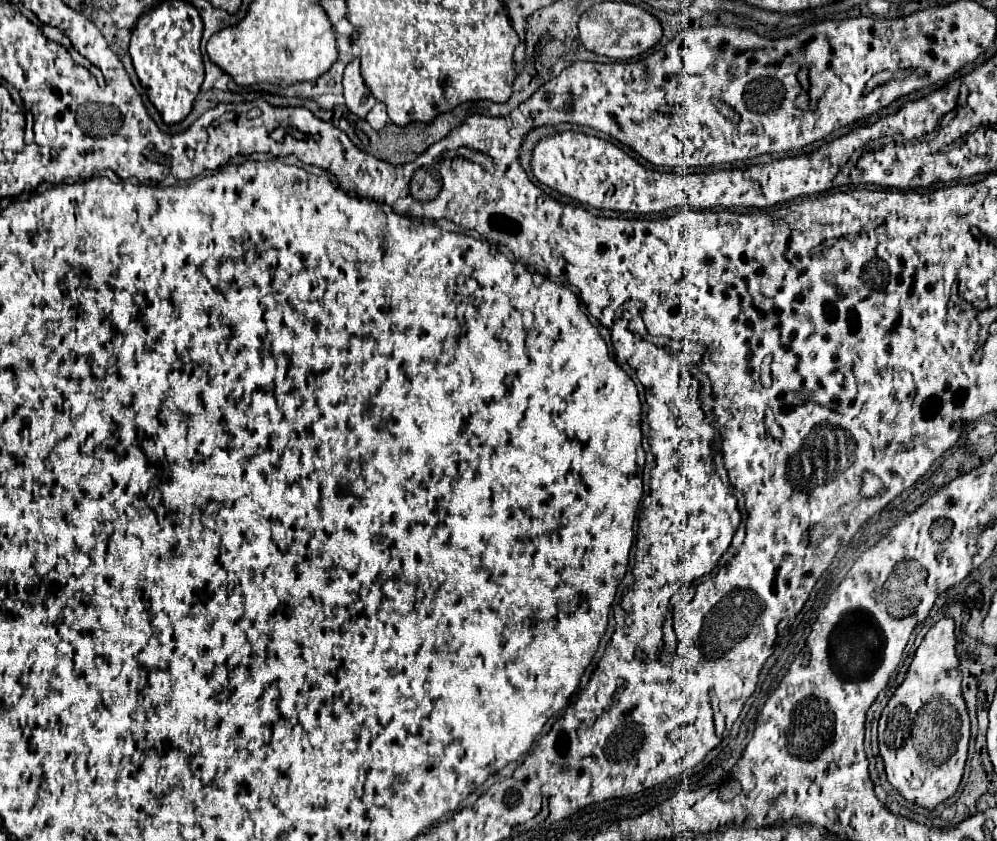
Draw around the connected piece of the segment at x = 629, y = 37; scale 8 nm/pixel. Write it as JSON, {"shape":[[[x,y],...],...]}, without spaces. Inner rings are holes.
{"shape":[[[598,3],[580,15],[580,41],[588,51],[626,61],[646,53],[662,37],[662,27],[654,15],[632,3]]]}

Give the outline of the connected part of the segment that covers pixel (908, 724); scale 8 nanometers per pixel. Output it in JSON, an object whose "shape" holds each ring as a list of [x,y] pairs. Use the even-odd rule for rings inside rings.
{"shape":[[[942,617],[922,639],[906,679],[878,721],[878,743],[888,783],[904,799],[924,809],[934,809],[956,793],[968,759],[970,719],[960,691],[962,675],[954,647],[954,619]]]}

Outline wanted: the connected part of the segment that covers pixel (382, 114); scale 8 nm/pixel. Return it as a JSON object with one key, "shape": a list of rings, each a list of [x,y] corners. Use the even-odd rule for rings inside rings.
{"shape":[[[376,103],[372,109],[370,109],[370,113],[366,115],[366,121],[370,123],[370,127],[372,129],[376,129],[376,131],[380,131],[386,123],[388,123],[388,115],[386,115],[386,107],[382,105],[382,103]]]}

